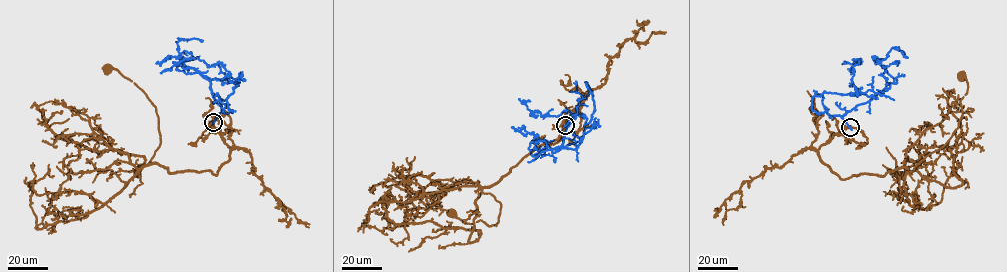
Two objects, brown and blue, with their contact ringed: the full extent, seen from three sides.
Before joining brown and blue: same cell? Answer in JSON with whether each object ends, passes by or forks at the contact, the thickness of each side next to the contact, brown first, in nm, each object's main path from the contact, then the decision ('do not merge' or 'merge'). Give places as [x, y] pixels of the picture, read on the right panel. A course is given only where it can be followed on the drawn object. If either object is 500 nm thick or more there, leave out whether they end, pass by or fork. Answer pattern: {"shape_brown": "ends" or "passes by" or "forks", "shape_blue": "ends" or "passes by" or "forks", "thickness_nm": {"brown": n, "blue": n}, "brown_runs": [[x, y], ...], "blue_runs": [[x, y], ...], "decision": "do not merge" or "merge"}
{"shape_brown": "ends", "shape_blue": "passes by", "thickness_nm": {"brown": 150, "blue": 240}, "brown_runs": [[850, 128], [818, 151], [841, 178], [912, 171], [958, 127], [968, 83], [960, 75]], "blue_runs": [[850, 128], [842, 116], [882, 92], [874, 97], [858, 92], [850, 70], [859, 59], [842, 64]], "decision": "do not merge"}

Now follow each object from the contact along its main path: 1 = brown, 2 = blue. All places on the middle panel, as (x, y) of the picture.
1: (565, 125), (583, 102), (557, 139), (538, 145), (482, 190), (500, 204), (496, 226), (462, 221), (452, 211)
2: (565, 125), (575, 115), (563, 147), (582, 140), (586, 118), (566, 110), (542, 115), (519, 98)

